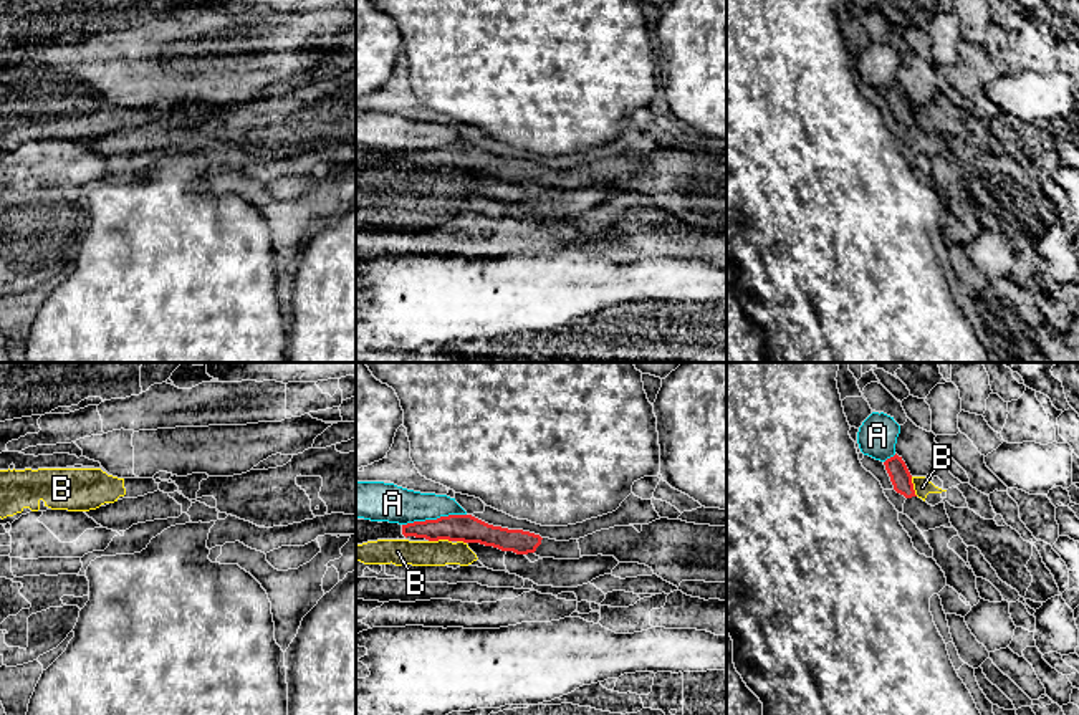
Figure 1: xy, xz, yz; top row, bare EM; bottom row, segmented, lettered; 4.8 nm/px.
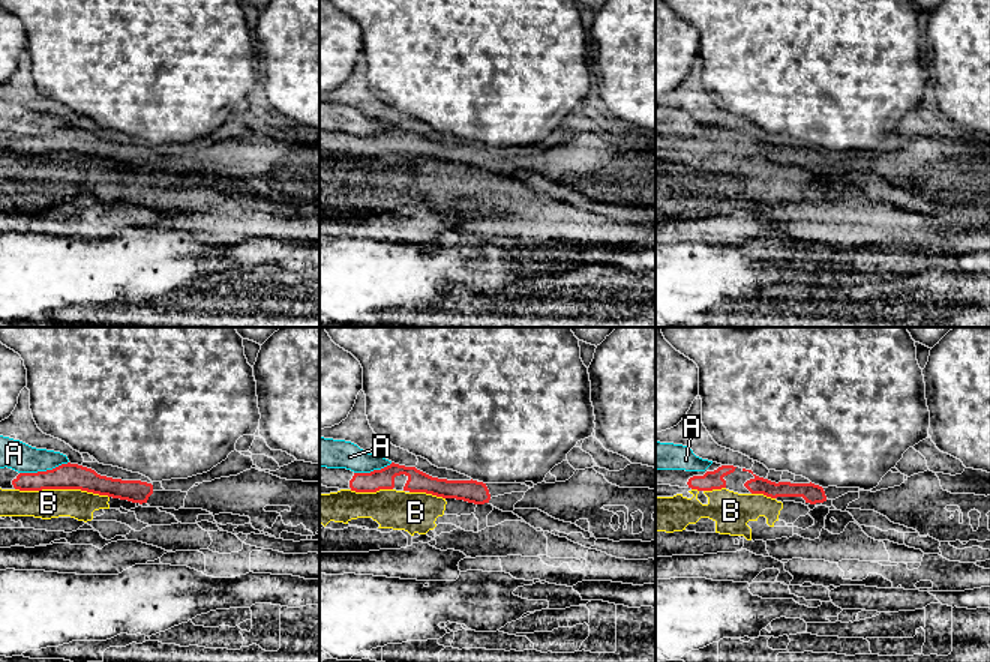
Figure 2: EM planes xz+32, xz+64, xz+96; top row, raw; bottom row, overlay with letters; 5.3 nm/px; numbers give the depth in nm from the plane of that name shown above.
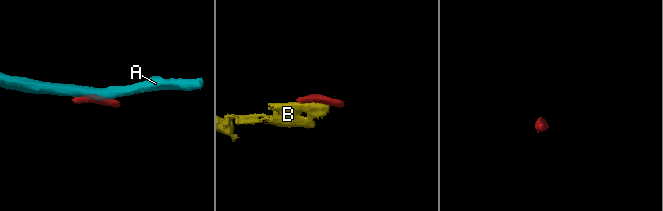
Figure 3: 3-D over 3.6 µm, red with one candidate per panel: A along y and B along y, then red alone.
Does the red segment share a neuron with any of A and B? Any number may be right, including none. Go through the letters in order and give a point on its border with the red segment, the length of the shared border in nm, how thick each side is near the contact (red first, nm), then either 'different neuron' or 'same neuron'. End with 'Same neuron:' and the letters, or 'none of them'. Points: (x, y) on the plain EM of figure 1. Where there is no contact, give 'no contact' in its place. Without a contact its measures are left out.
A: meets red in xz at (434, 149); contact 320 nm long; 140 nm thick on the red side, 190 nm on the other; different neuron
B: meets red in xz at (439, 167); contact 110 nm long; 140 nm thick on the red side, 130 nm on the other; different neuron
Same neuron: none of them

